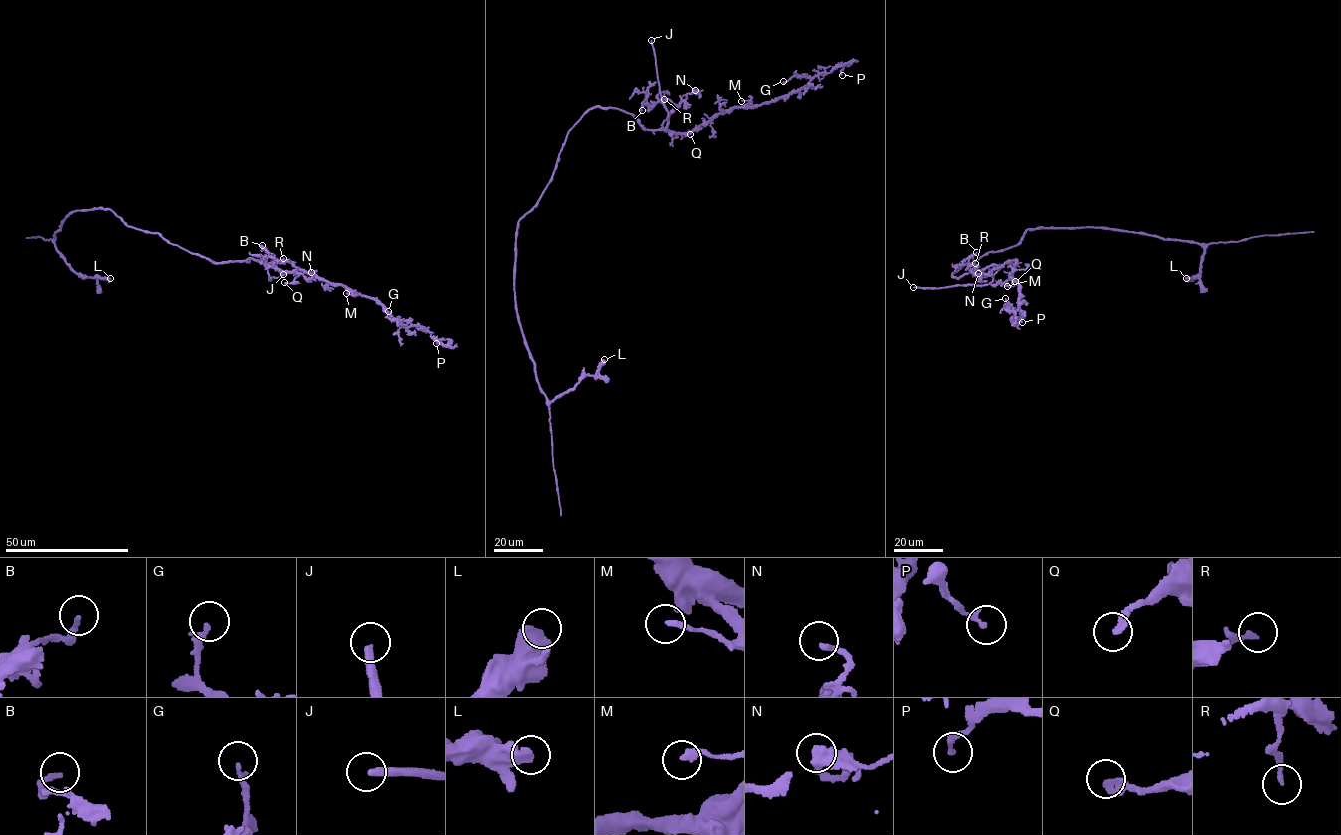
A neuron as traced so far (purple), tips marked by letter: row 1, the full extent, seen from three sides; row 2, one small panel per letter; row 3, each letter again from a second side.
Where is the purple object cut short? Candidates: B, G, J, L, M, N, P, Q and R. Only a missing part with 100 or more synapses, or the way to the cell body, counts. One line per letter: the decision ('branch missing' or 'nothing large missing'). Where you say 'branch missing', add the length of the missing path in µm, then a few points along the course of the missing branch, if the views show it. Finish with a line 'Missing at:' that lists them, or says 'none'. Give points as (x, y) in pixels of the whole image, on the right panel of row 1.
B: nothing large missing
G: nothing large missing
J: branch missing | 50 µm
L: nothing large missing
M: nothing large missing
N: nothing large missing
P: nothing large missing
Q: nothing large missing
R: nothing large missing
Missing at: J

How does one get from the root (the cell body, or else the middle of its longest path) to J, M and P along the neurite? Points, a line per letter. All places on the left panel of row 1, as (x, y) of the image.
J: (161, 236), (171, 243), (216, 262), (247, 261), (250, 258), (261, 261), (266, 265), (270, 280), (283, 274)
M: (161, 236), (216, 262), (250, 258), (265, 263), (291, 261), (318, 278), (343, 285), (353, 294), (346, 293)
P: (161, 236), (216, 262), (291, 261), (449, 342), (436, 343)

